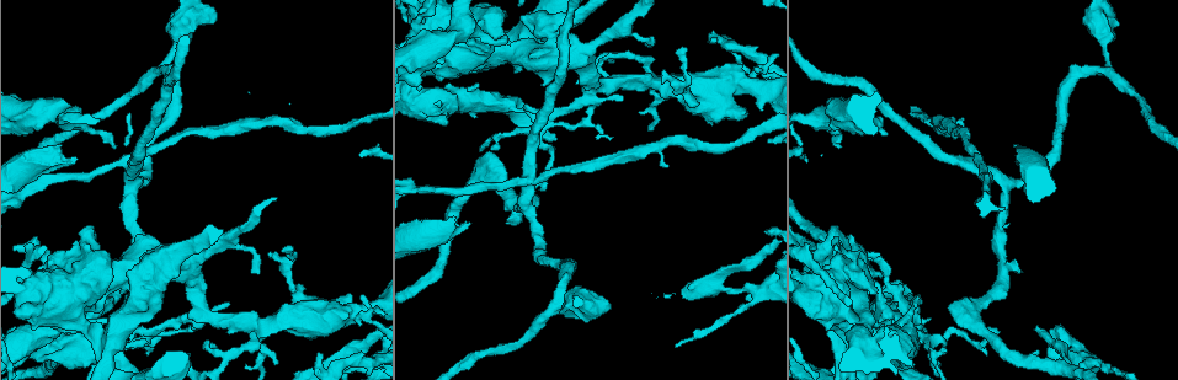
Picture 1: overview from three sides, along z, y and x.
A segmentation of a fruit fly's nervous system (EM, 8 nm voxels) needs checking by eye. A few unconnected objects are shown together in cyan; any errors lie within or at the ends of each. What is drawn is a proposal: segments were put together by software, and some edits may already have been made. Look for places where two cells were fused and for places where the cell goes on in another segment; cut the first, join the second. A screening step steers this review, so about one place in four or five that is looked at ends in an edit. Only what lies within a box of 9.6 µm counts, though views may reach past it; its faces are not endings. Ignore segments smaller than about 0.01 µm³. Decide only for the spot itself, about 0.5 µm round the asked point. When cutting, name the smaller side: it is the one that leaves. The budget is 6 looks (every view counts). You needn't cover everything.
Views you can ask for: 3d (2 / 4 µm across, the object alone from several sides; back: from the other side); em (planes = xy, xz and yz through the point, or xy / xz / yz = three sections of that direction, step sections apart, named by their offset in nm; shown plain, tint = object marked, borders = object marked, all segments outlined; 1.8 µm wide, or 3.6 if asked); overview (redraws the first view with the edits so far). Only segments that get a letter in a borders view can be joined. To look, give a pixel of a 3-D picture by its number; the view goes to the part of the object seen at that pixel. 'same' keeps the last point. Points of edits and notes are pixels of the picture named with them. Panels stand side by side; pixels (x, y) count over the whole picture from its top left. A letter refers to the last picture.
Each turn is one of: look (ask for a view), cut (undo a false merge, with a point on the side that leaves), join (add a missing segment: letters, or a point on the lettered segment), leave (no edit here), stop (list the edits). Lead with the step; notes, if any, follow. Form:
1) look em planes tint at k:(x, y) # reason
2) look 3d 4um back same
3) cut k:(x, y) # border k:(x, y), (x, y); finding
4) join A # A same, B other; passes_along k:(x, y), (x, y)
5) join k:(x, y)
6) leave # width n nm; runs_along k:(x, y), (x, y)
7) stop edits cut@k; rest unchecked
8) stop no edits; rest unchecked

look em 3.6um xz step 4 borders at 1:(650, 82) # thin arm on a thick one

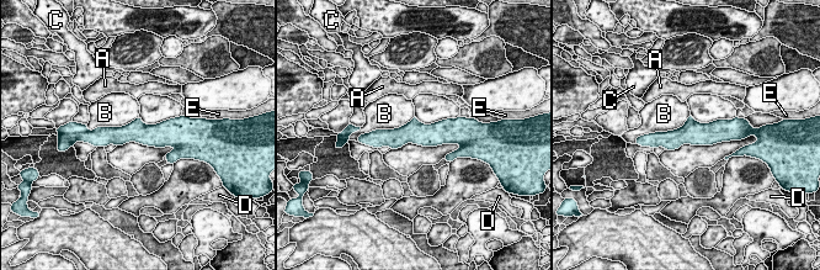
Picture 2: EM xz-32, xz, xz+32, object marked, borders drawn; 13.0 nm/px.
leave # longest_contact B 600 nm; A other, B other, C other, D other, E other; border 2:(690, 114), (680, 127), (648, 134); all the same cell

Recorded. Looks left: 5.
look em xz step 8 borders at 1:(717, 39) # free end

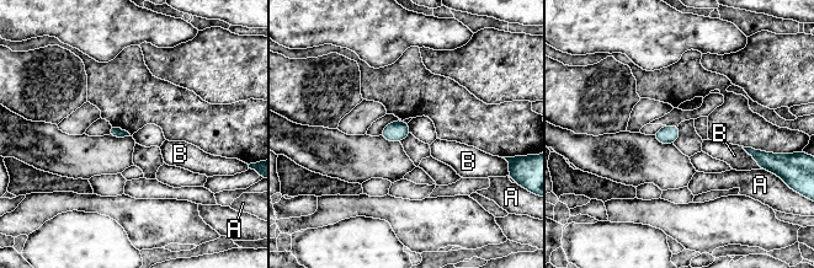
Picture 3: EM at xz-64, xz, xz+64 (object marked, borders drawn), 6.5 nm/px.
look em planes borders same # another direction

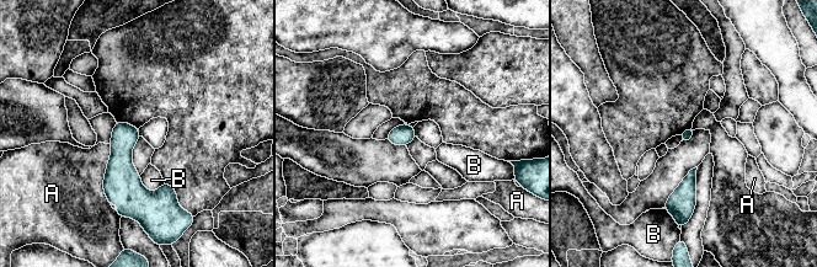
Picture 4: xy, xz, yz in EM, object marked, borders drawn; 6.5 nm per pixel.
leave # longest_contact A 480 nm; A other, B other; border 4:(110, 144), (103, 192), (121, 217); no lettered segment goes on from it

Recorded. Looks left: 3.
look 3d 4um at 1:(163, 260) # sudden change in width

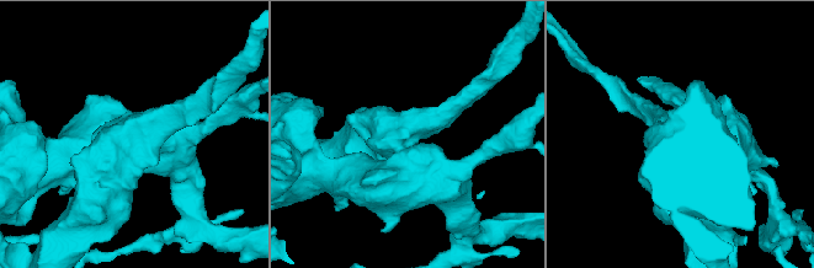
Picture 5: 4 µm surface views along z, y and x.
look em planes tint at 5:(401, 158)

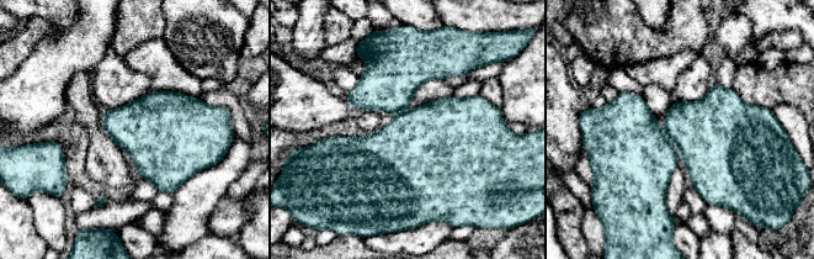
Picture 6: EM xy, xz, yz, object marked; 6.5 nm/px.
look em planes borders same # what lies round it

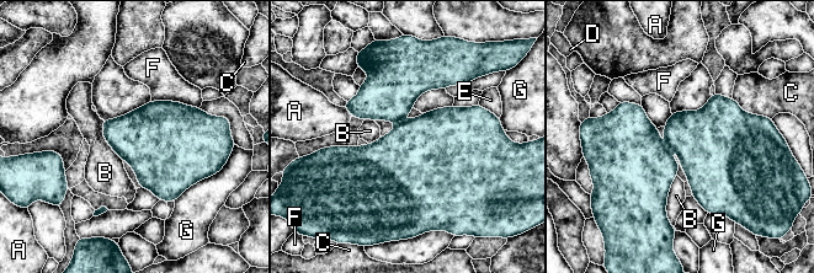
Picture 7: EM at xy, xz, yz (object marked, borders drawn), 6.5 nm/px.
leave # A other, B other, C other, D other, E other, F other, G other; border 7:(676, 175), (668, 194), (668, 221); one cell here

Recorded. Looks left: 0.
stop no edits; rest unchecked

